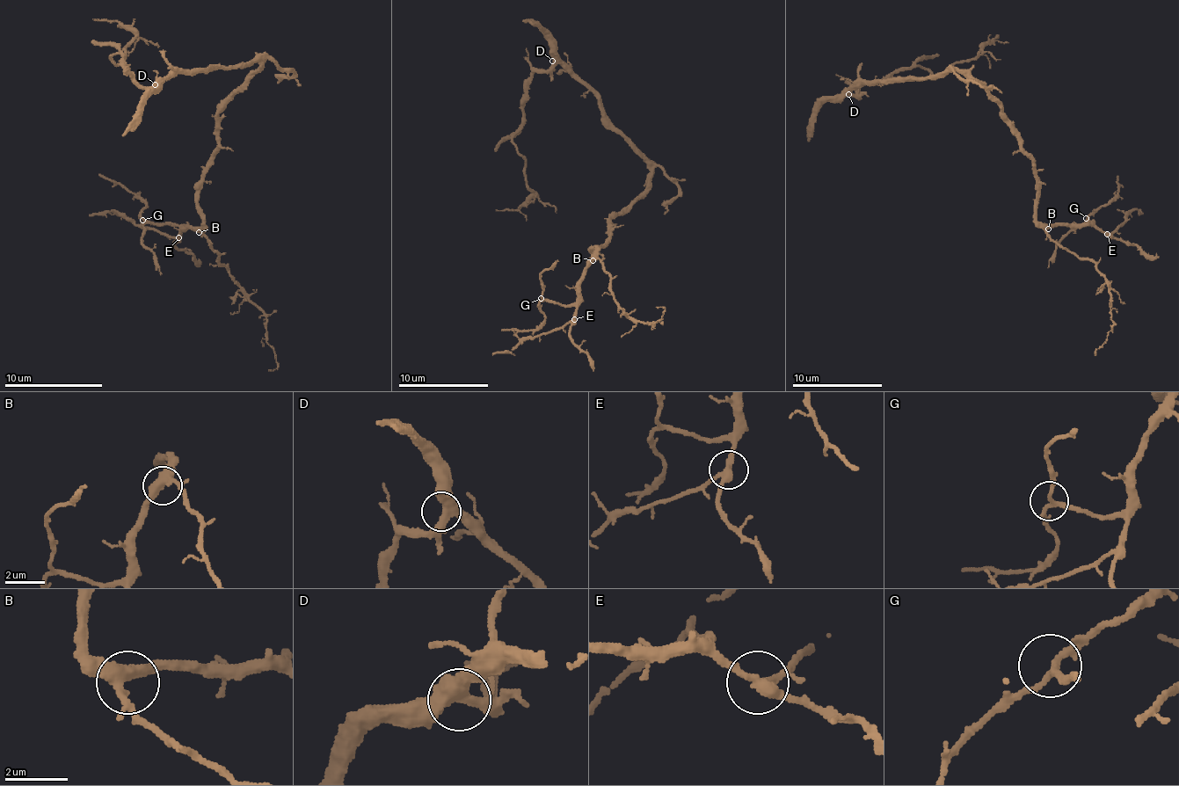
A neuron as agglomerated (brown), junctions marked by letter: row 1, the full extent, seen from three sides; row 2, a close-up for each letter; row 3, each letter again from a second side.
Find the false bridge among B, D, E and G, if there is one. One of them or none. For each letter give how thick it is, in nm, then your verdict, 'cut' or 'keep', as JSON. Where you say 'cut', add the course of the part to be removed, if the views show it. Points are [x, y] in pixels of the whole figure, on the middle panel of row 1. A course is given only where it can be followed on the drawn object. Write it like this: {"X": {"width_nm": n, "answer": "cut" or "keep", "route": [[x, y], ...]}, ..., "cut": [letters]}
{"B": {"width_nm": 380, "answer": "keep"}, "D": {"width_nm": 440, "answer": "keep"}, "E": {"width_nm": 280, "answer": "keep"}, "G": {"width_nm": 200, "answer": "keep"}, "cut": []}

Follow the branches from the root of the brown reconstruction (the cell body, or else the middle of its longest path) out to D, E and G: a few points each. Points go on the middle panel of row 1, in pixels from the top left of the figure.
D: (649, 178), (646, 157), (610, 121), (601, 101), (561, 63), (552, 61)
E: (649, 178), (649, 186), (610, 220), (610, 236), (593, 249), (593, 263), (579, 285), (575, 318)
G: (649, 178), (649, 186), (610, 220), (610, 236), (593, 249), (579, 298), (568, 305), (541, 298)

